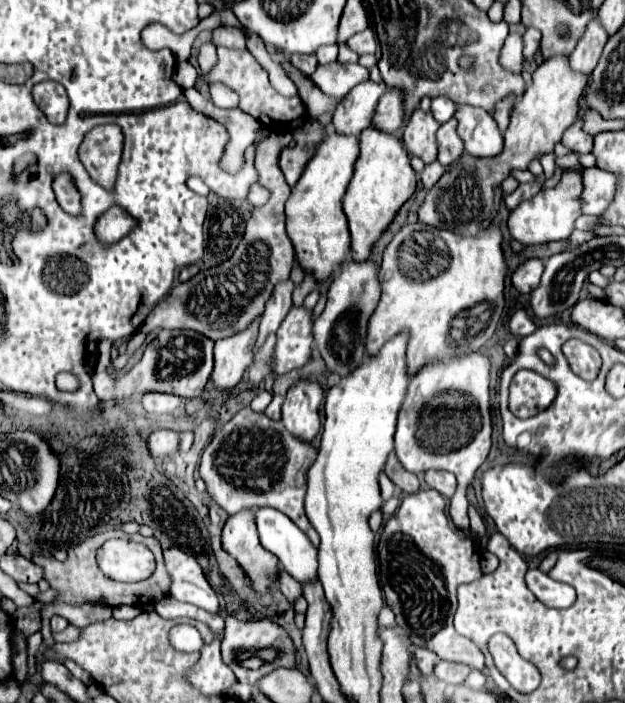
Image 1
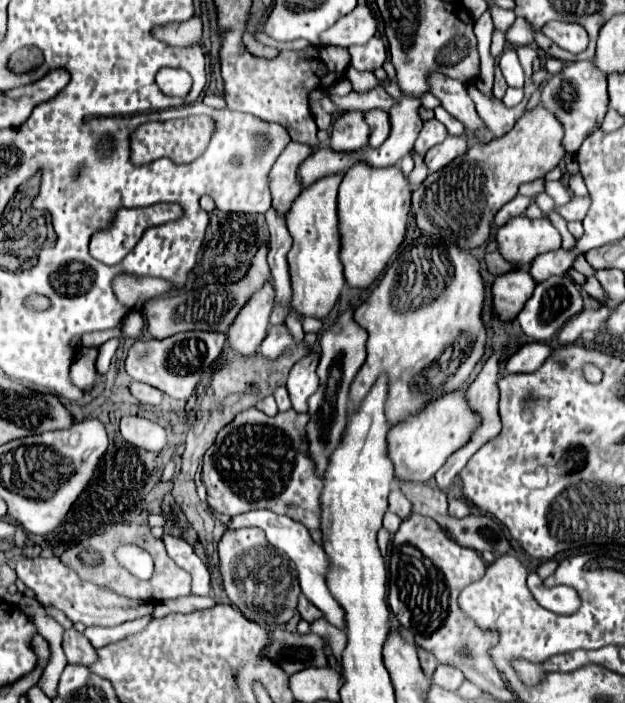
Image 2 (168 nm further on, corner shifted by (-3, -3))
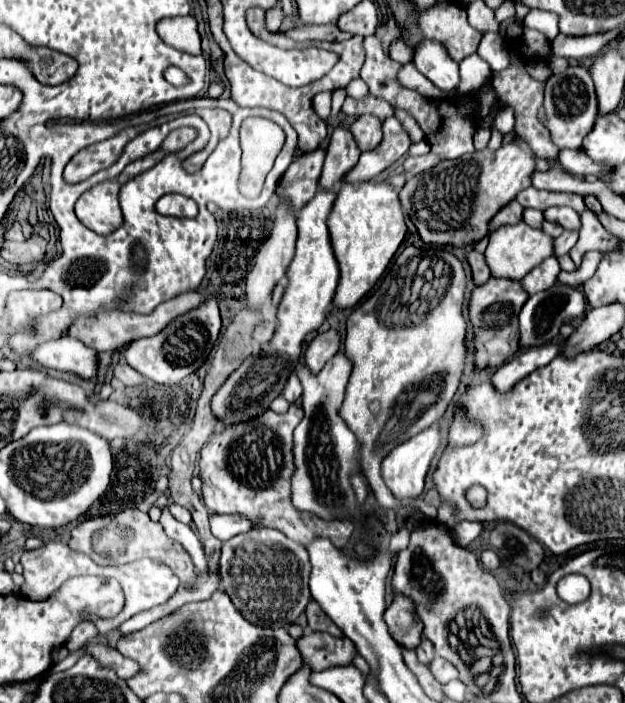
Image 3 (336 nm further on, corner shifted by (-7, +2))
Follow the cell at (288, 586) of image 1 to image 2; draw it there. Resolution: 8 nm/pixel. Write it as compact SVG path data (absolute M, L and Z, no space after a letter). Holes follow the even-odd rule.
M303 594L299 596L299 602L297 602L297 612L301 614L301 618L303 620L307 620L307 622L313 622L315 618L321 618L323 614L319 612L319 608L315 608Z

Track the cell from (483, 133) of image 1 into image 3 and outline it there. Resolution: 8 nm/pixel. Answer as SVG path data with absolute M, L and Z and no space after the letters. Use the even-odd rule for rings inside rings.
M423 41L415 47L413 63L419 73L433 81L443 91L453 91L459 85L459 65L449 59L447 49L435 41Z

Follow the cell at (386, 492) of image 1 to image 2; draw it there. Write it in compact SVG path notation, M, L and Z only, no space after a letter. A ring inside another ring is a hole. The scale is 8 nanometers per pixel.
M393 486L391 494L389 494L389 510L395 512L395 514L399 514L401 518L405 518L405 516L411 514L411 502L403 496L403 492L397 486Z

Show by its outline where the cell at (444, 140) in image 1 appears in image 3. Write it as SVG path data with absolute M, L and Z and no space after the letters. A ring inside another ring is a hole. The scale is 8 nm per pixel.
M427 153L423 157L407 157L405 163L403 163L403 169L409 173L409 175L419 175L431 167L435 167L441 159L435 155L435 153Z

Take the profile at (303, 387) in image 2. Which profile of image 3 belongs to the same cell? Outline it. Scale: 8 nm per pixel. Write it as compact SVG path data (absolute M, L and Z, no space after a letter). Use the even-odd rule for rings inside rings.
M329 329L327 333L317 335L309 343L309 347L305 351L305 363L311 371L317 373L339 349L341 349L341 335L337 329Z

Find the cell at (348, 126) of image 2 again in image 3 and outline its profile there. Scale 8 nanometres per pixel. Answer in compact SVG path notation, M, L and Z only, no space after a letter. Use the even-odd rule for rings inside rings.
M335 129L331 135L331 143L327 147L327 159L323 165L323 173L319 179L319 187L335 187L343 181L343 175L357 163L361 151L347 129Z

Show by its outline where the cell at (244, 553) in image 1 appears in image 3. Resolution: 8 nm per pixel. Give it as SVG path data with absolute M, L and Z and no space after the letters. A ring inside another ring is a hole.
M251 529L225 541L219 559L219 575L223 591L233 601L235 609L257 627L289 627L311 601L311 563L307 549L287 539L277 529Z

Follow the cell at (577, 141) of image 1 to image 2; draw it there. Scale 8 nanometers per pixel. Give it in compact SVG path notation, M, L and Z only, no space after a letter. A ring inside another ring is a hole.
M581 60L581 62L573 62L569 66L565 66L559 74L551 76L547 80L547 84L543 86L541 92L541 100L543 104L561 120L563 128L565 128L565 136L563 136L563 148L571 154L575 154L579 150L579 146L583 144L583 140L599 128L605 112L607 112L607 76L603 78L603 72L599 72L599 68L595 68L593 60Z

